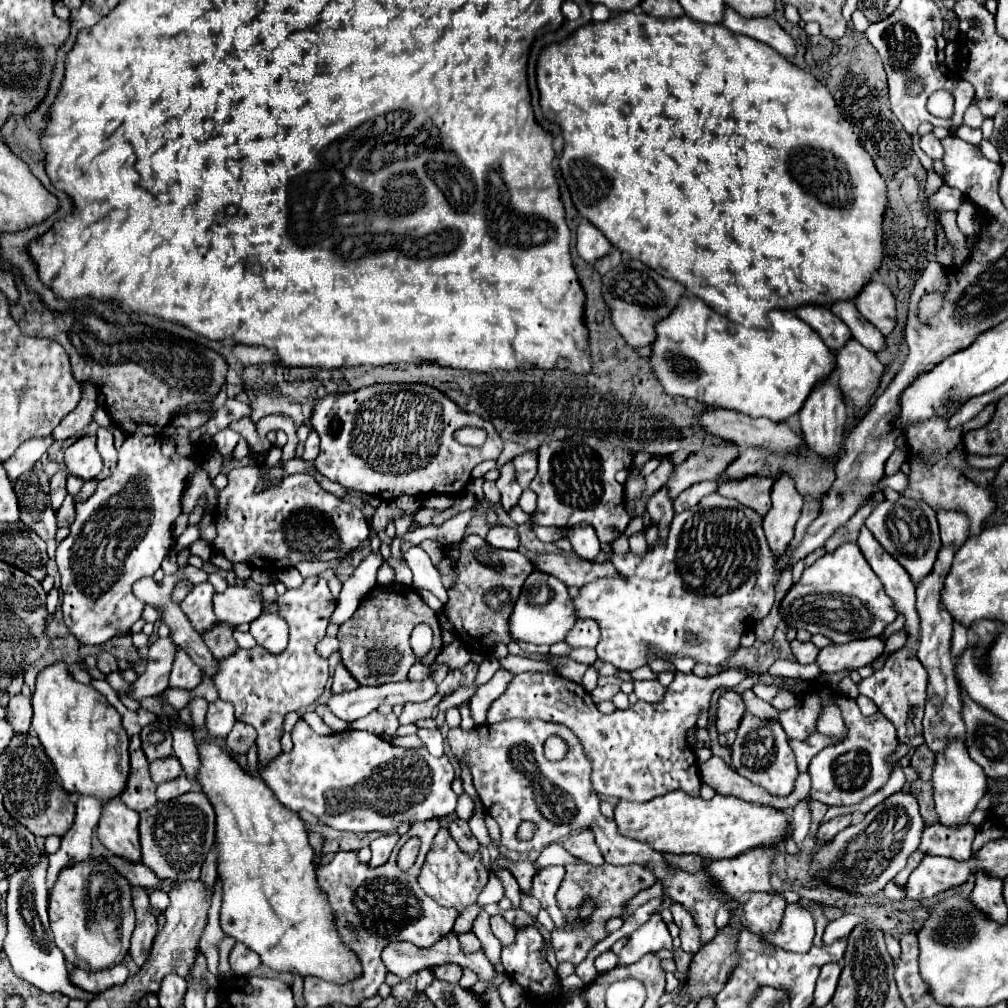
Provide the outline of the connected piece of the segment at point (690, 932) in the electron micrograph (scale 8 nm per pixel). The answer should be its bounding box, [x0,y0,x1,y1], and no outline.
[672,904,702,954]

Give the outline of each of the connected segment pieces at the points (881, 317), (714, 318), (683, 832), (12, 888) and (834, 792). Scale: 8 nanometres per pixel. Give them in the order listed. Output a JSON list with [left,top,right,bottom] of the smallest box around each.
[[854,280,896,336],[650,296,834,422],[614,790,790,858],[4,850,94,1000],[808,694,898,806]]

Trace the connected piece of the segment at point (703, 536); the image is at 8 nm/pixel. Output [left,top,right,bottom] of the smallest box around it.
[574,492,780,672]

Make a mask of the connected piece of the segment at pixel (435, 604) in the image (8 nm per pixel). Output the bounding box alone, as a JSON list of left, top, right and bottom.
[416,588,442,614]

